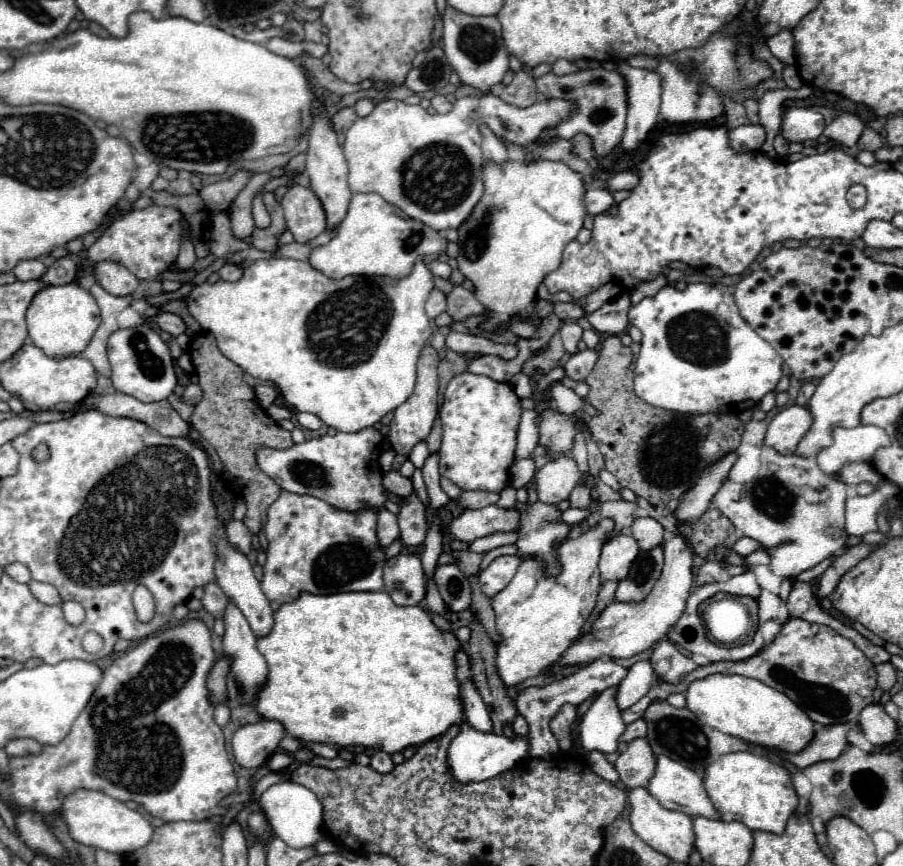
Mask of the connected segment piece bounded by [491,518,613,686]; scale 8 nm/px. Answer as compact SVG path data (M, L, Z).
M603 520L595 528L585 530L577 540L565 540L557 548L557 558L561 560L559 576L545 576L543 566L537 560L523 560L511 584L507 584L497 596L493 596L491 606L495 610L495 624L501 640L497 646L495 668L505 686L517 686L523 680L543 672L563 650L567 642L573 642L587 618L591 616L601 578L597 572L597 562L607 534L613 530L613 520Z

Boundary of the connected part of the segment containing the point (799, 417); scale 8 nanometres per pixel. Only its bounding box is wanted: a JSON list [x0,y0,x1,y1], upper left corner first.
[765,406,813,454]

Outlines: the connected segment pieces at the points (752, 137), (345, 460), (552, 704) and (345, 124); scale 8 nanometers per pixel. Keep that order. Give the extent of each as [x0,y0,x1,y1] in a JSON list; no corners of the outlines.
[[731,124,765,152],[257,428,387,510],[515,658,627,758],[333,108,357,134]]

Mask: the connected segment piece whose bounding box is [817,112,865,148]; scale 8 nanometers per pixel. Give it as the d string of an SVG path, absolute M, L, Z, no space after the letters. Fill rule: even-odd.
M843 112L843 114L839 114L839 116L823 130L823 134L819 136L817 142L837 140L837 142L853 148L853 146L857 144L857 140L859 140L863 128L865 128L865 124L861 122L859 116L849 114L849 112Z

